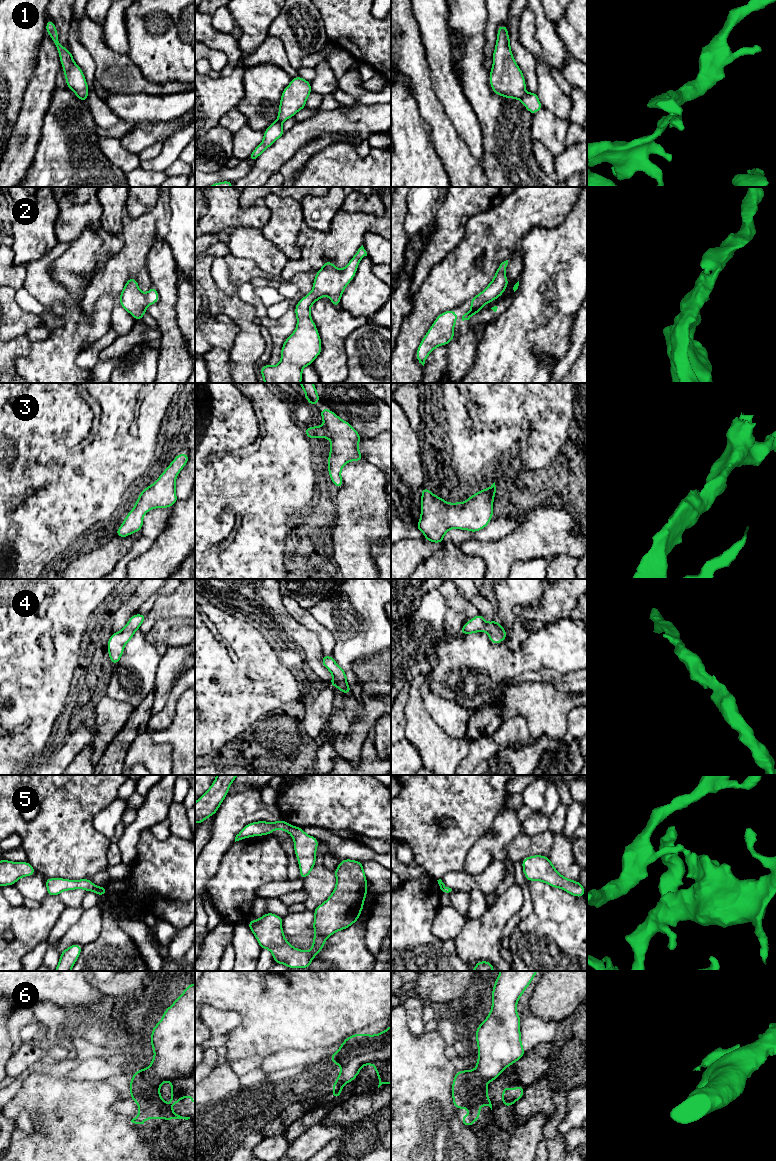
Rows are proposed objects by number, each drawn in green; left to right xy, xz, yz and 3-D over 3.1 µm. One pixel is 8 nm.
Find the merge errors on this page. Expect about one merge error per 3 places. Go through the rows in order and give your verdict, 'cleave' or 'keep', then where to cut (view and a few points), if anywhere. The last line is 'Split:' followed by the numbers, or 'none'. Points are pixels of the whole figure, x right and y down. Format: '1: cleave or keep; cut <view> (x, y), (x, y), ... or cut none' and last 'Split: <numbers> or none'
1: cleave; cut yz (525, 93), (520, 99)
2: keep; cut none
3: keep; cut none
4: keep; cut none
5: cleave; cut xz (292, 826), (287, 831)
6: cleave; cut xz (379, 1034), (380, 1044), (376, 1048), (340, 1065)
Split: 1, 5, 6

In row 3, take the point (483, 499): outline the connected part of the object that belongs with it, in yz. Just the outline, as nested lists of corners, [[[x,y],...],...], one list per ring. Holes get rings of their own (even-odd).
[[[495,482],[484,490],[478,491],[469,497],[464,503],[448,503],[441,497],[434,495],[428,488],[421,490],[421,515],[417,523],[417,530],[425,535],[425,541],[440,544],[446,532],[450,529],[468,530],[477,532],[484,529],[493,518],[493,501],[496,495]]]

